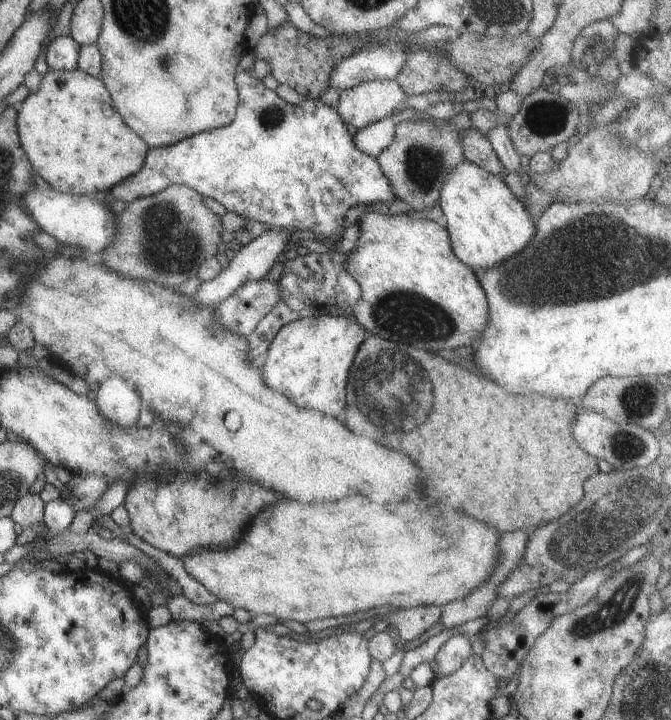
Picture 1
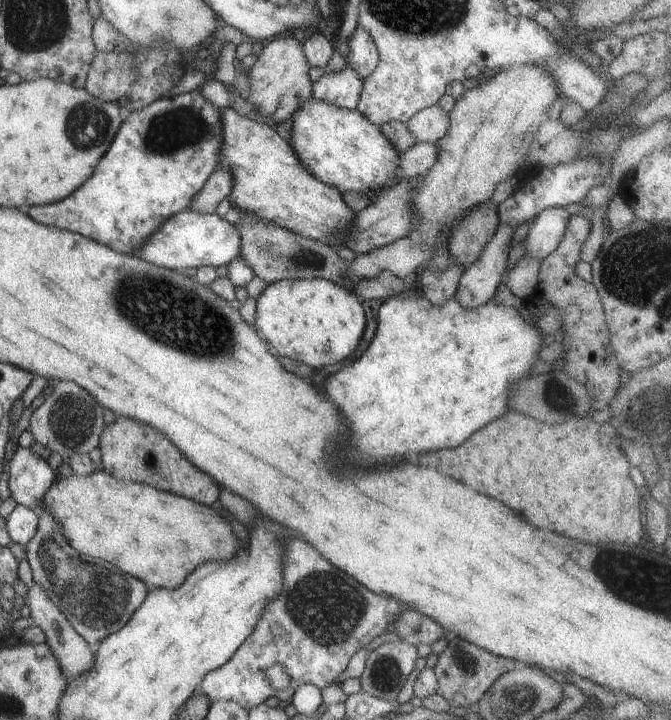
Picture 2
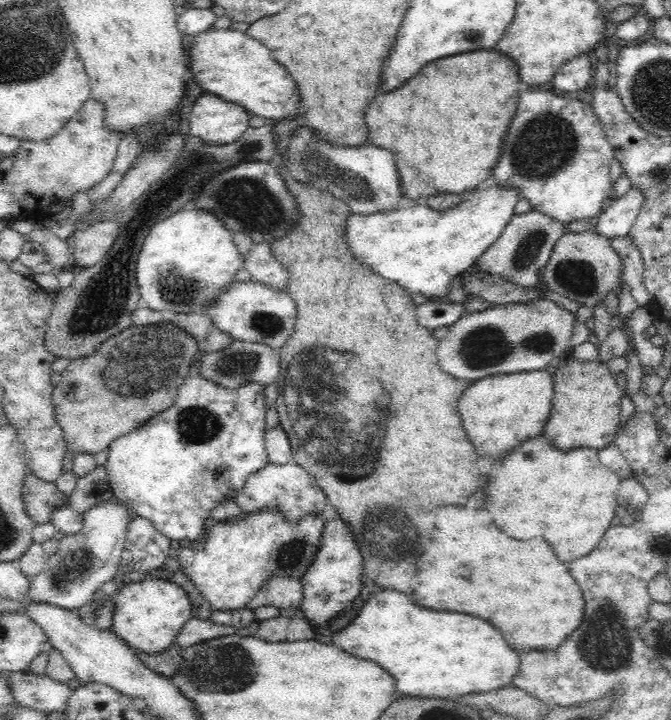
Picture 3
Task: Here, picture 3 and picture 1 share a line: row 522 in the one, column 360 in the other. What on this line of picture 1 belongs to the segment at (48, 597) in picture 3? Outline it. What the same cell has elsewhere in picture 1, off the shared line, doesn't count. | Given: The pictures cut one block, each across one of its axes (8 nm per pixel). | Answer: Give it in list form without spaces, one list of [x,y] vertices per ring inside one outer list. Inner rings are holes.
[[[375,78],[343,90],[336,110],[346,124],[363,129],[410,108],[408,97],[395,79]]]

